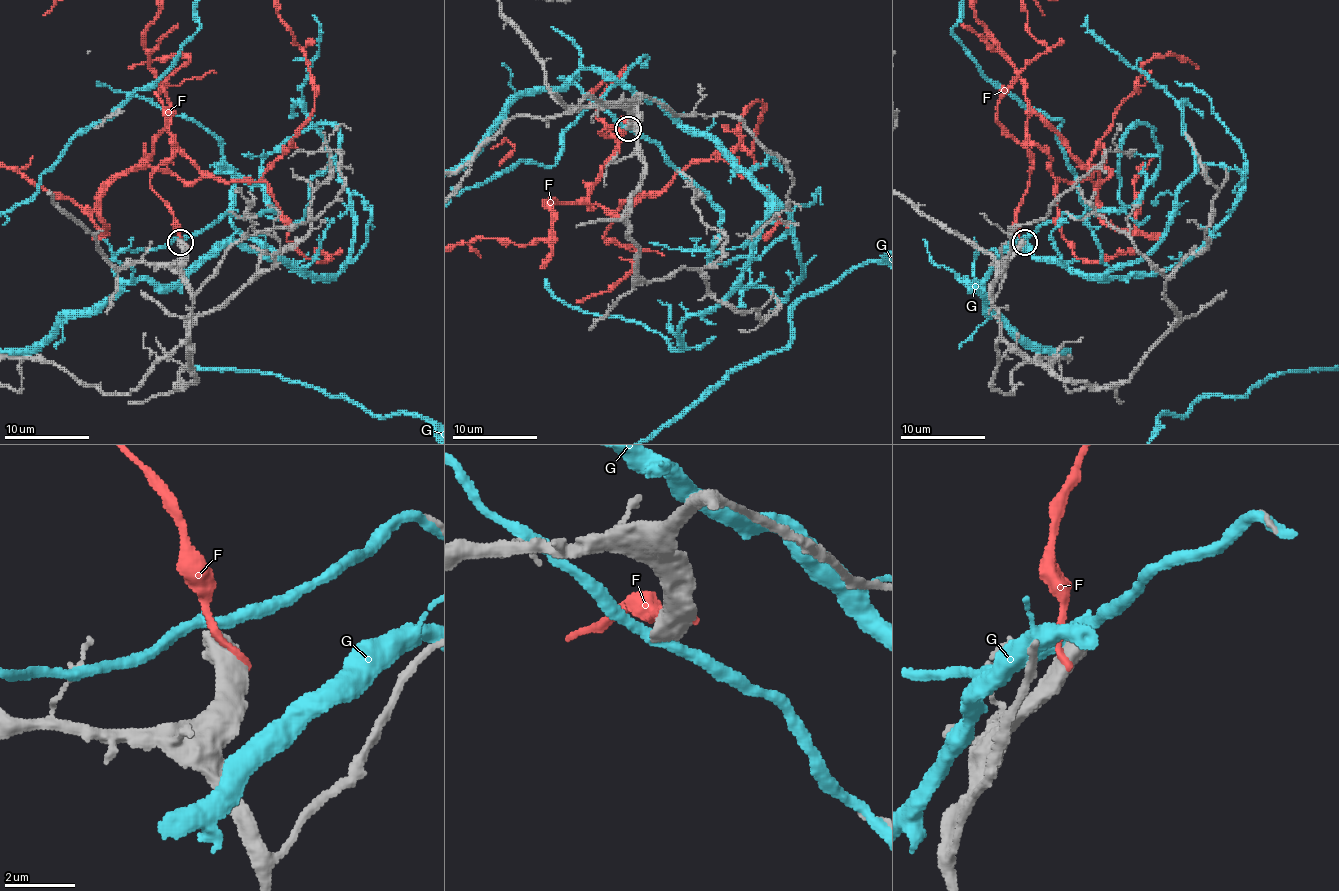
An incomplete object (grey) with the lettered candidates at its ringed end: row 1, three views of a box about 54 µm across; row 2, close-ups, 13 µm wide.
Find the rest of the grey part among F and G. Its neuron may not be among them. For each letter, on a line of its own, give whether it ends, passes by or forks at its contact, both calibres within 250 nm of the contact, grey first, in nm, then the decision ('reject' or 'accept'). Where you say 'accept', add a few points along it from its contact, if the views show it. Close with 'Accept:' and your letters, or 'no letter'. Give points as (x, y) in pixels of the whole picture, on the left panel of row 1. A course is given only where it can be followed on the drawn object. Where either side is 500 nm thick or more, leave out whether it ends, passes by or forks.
F: 800/190 nm | reject
G: 550/320 nm | reject
Accept: no letter

